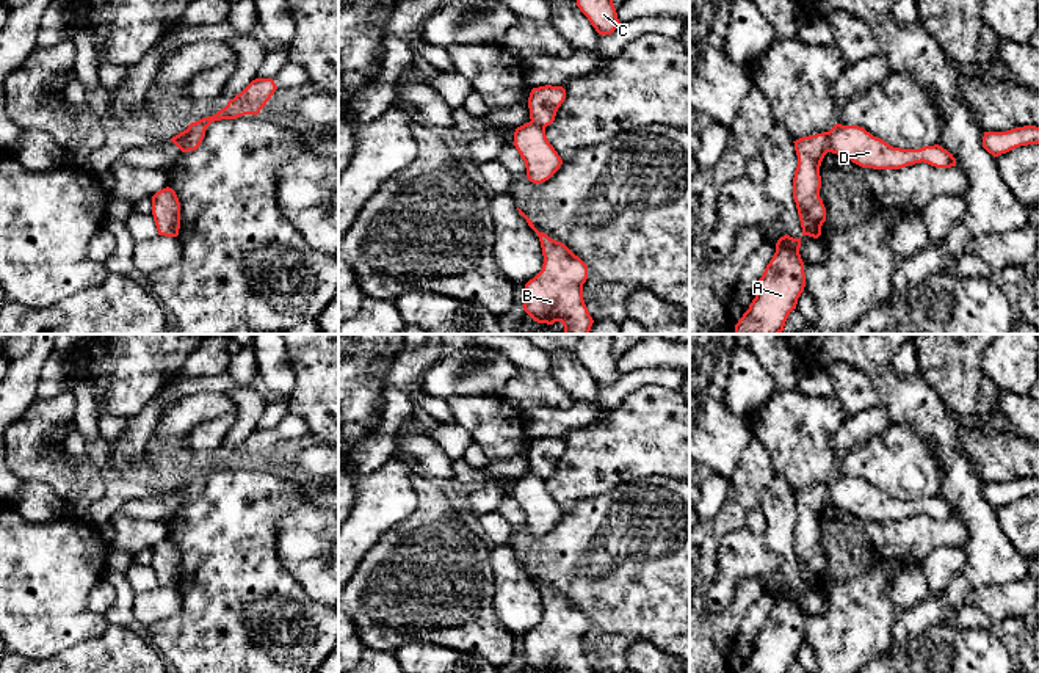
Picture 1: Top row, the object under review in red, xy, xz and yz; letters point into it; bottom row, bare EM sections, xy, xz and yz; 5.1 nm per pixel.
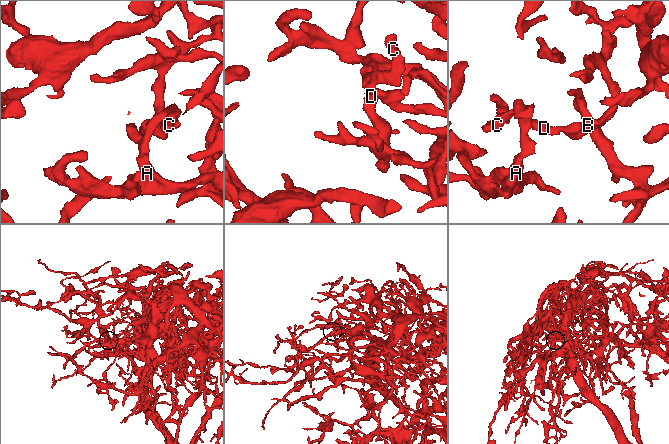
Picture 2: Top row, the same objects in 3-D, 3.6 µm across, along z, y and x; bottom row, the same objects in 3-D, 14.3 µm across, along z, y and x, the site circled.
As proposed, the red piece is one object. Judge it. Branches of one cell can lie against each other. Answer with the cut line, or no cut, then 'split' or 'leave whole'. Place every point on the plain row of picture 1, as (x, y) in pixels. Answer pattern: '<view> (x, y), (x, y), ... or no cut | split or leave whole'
no cut | leave whole

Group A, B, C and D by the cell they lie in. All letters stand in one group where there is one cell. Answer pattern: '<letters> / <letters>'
A B C D

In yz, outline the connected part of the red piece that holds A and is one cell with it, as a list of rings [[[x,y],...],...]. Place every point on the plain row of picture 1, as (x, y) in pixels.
[[[784,587],[758,631],[755,649],[738,673],[787,673],[805,638],[801,588]]]

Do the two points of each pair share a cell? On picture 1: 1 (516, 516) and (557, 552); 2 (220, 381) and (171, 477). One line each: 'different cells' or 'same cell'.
1: same cell
2: different cells

